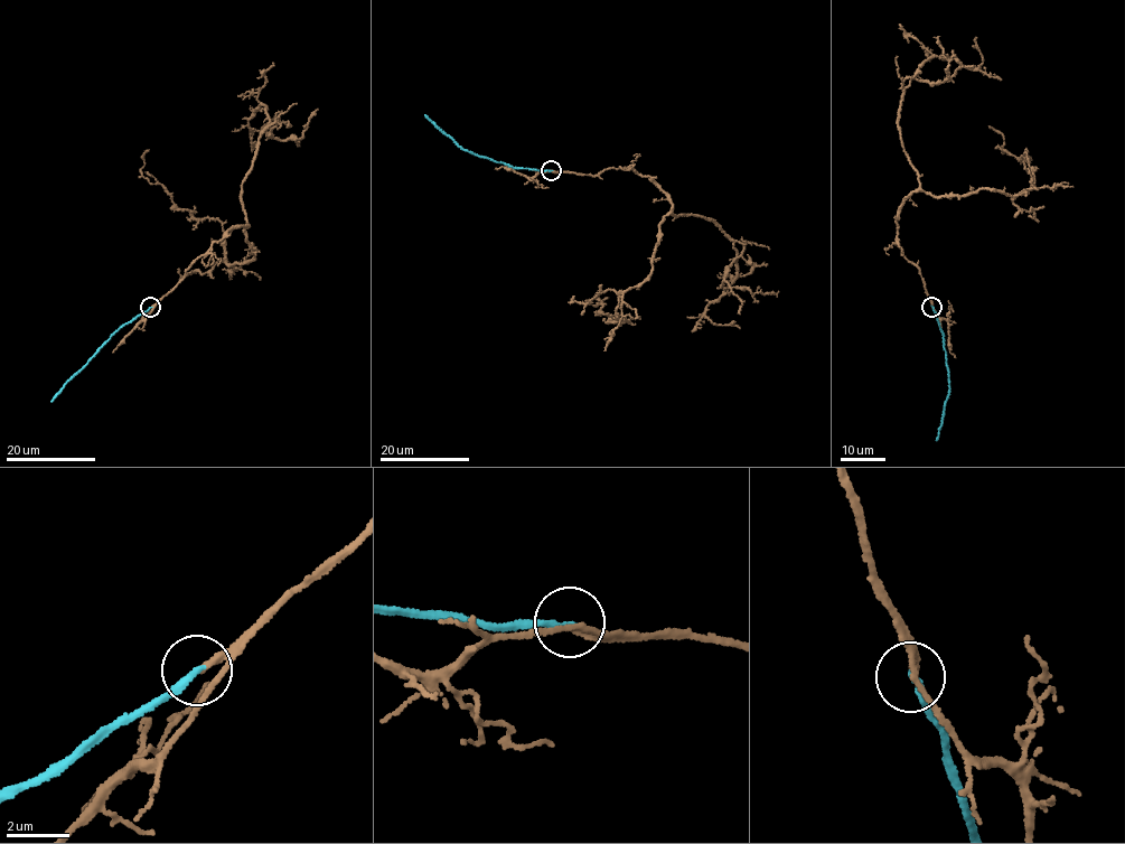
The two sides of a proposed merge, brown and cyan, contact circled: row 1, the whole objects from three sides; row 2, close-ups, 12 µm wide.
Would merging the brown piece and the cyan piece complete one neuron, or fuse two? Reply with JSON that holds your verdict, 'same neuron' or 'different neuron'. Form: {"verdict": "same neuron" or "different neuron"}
{"verdict": "same neuron"}

